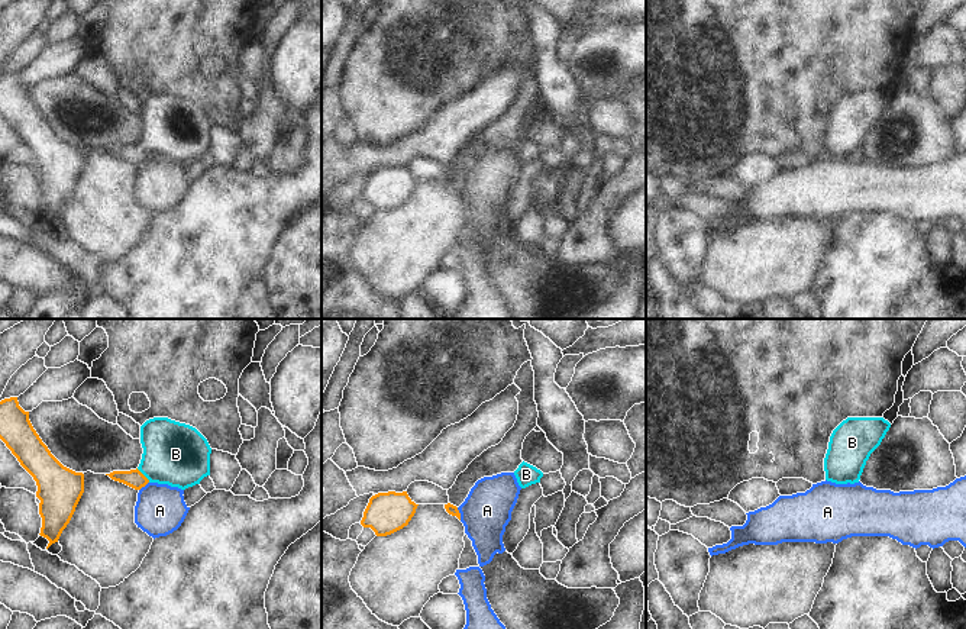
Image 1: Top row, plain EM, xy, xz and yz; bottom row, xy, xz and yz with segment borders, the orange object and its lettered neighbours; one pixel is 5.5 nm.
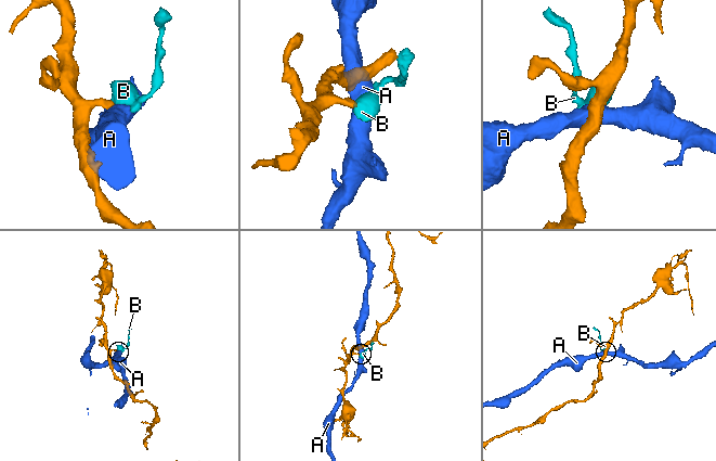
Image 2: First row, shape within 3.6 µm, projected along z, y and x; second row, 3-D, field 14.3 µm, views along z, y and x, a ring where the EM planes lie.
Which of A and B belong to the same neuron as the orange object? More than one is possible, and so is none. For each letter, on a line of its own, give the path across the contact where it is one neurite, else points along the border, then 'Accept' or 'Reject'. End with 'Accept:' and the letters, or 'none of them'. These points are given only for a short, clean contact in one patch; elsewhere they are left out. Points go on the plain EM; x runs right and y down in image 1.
A: Boundary: xz (456, 183), (461, 194). Reject
B: Path across: xy (135, 154), (144, 151), (175, 129). Accept
Accept: B.

